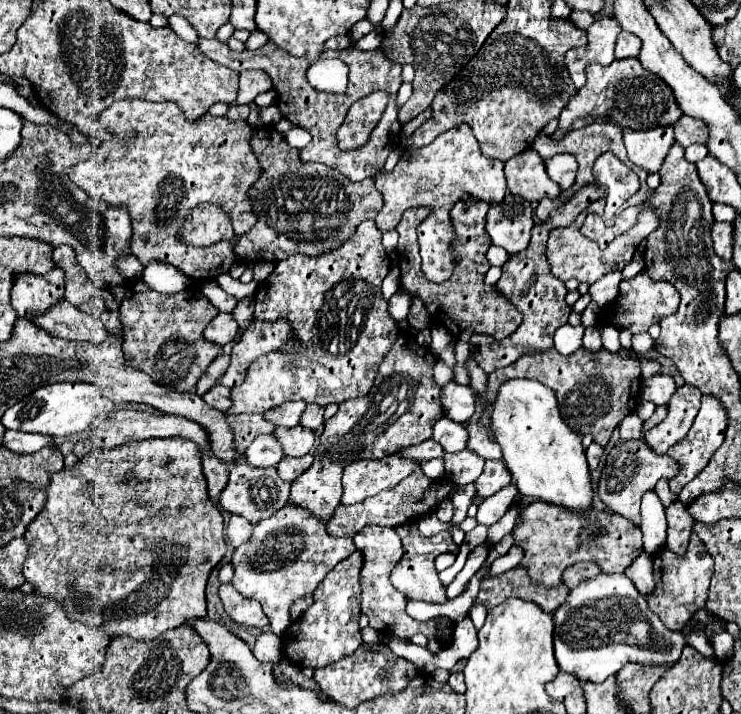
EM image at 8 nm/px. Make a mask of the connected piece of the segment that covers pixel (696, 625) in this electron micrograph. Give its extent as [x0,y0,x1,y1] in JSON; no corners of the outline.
[681,607,725,637]

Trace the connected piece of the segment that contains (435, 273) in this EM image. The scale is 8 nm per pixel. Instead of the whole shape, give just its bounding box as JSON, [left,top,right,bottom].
[375,125,507,283]

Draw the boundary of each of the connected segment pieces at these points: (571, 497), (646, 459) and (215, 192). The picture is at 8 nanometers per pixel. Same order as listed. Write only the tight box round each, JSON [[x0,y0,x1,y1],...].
[[491,379,593,513],[599,439,677,523],[69,99,261,281]]

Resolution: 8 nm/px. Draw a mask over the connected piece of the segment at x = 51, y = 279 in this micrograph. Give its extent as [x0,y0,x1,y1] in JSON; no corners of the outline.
[11,267,63,317]

